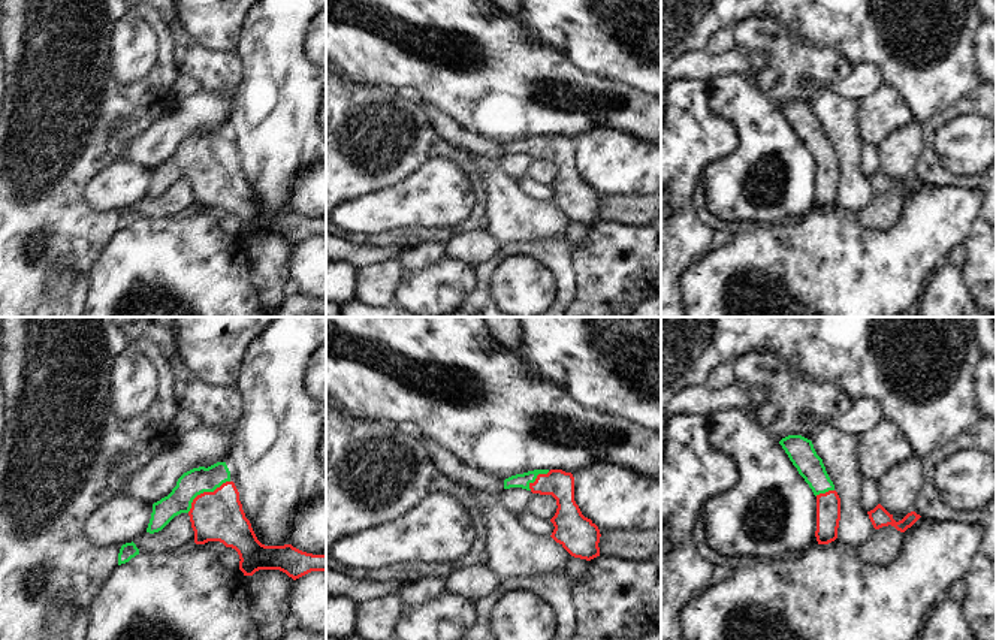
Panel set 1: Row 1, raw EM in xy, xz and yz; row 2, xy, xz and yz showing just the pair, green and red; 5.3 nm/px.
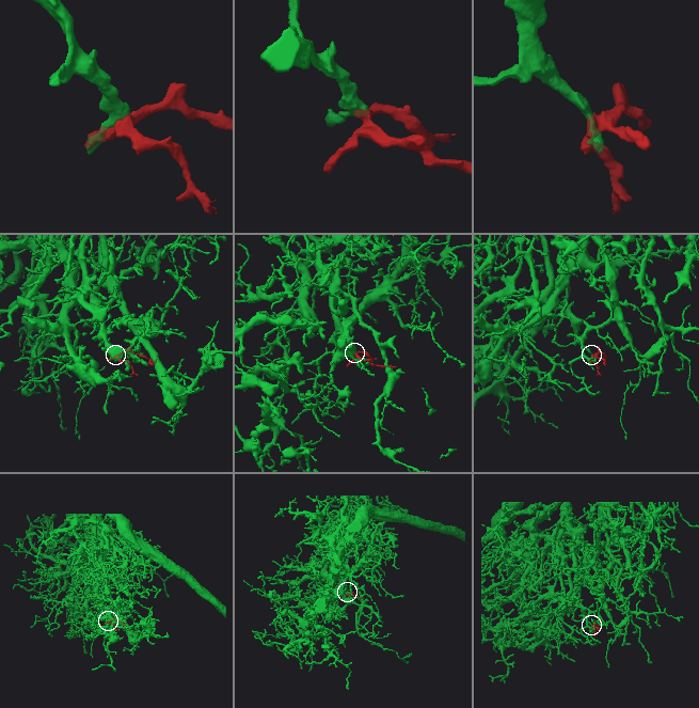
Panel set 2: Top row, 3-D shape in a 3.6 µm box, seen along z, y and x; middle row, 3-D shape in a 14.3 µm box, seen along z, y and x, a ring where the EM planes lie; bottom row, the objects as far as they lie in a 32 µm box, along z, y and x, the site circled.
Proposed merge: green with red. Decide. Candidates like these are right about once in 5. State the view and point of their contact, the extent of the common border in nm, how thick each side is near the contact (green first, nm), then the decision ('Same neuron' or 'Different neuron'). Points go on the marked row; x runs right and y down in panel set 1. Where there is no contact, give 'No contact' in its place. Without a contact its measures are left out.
Touches green at xy (205, 491). Shared border 280 nm. Thickness 140 nm (green) against 280 nm. Same neuron.

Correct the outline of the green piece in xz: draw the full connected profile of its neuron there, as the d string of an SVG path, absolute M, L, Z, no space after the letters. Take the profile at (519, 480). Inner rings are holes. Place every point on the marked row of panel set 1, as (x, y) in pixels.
M534 470L523 474L516 474L504 480L504 489L522 487L532 493L552 495L556 499L556 513L550 519L555 529L552 538L559 543L571 556L591 561L600 556L600 529L588 517L585 517L574 501L574 477L562 470Z

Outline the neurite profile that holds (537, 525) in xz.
M529 511L520 513L517 516L517 520L525 529L528 529L537 535L550 537L555 529L555 526L550 520L546 520L543 517L537 517L534 514L531 514Z

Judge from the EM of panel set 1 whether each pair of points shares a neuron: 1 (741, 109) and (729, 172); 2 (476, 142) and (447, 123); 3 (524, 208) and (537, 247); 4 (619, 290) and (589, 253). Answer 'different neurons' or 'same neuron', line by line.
1: same neuron
2: same neuron
3: different neurons
4: same neuron

